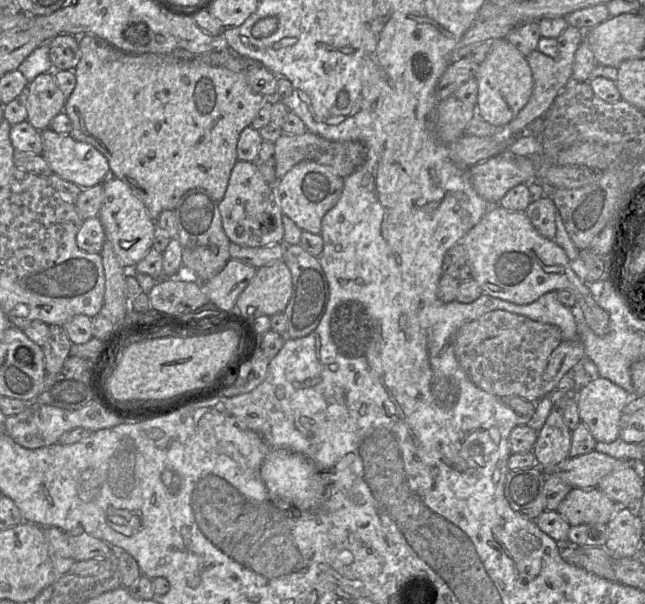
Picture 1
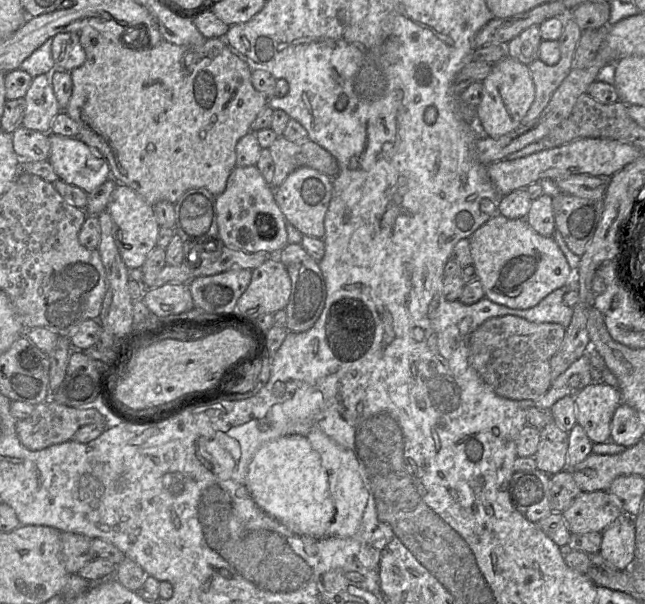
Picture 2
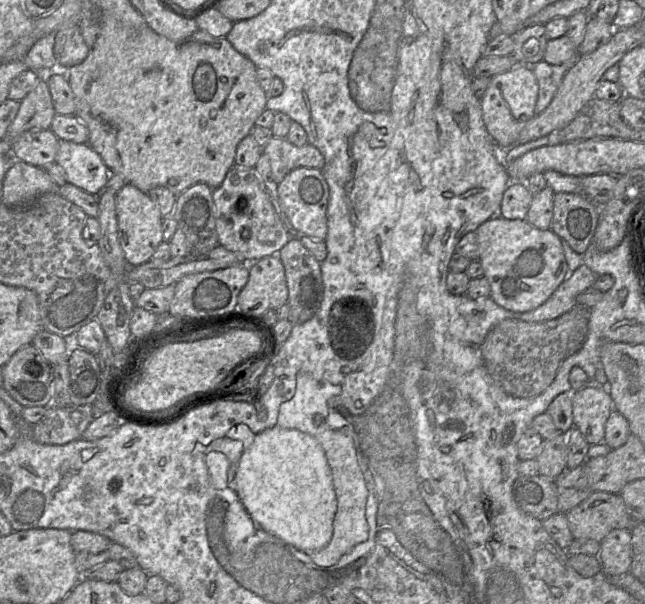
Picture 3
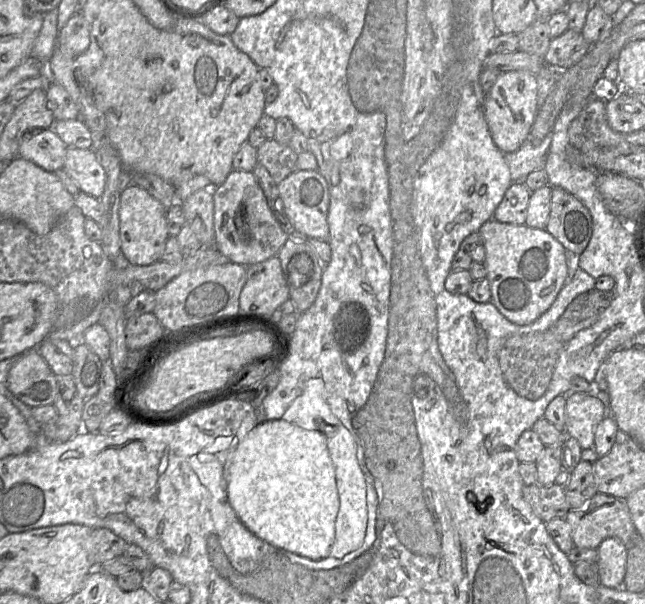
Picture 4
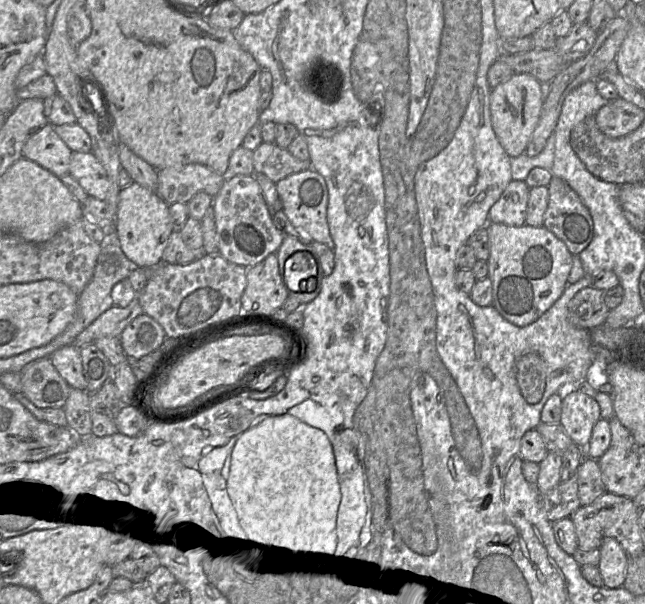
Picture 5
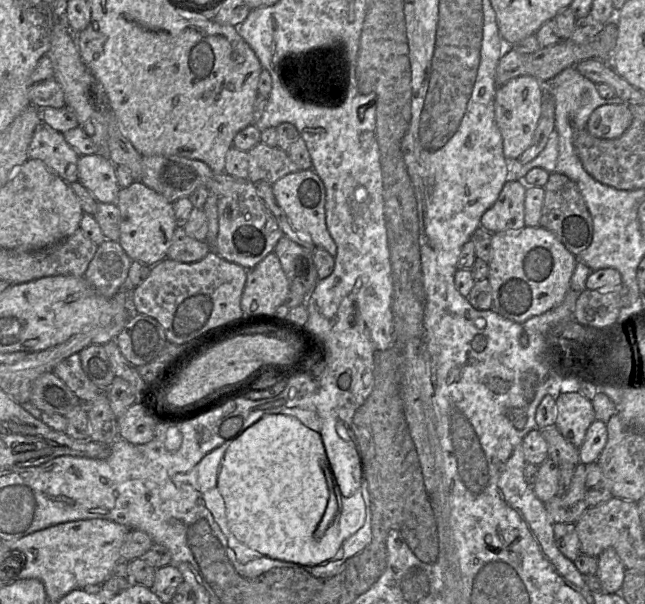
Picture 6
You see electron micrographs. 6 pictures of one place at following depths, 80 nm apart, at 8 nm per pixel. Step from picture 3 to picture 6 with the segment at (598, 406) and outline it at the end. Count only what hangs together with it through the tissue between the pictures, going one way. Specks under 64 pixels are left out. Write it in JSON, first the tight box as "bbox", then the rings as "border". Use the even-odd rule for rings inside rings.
{"bbox":[555,392,596,448],"border":[[[579,392],[561,393],[556,398],[555,426],[563,437],[579,448],[587,429],[596,420],[592,401]]]}

